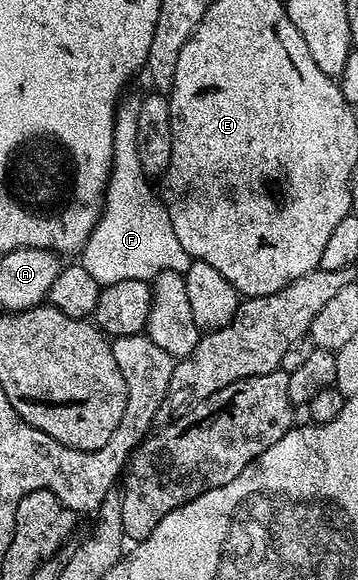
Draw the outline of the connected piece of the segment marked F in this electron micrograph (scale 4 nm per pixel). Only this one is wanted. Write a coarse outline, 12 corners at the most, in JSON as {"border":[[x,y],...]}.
{"border":[[142,98],[114,109],[102,214],[80,265],[102,288],[192,261],[140,168]]}

